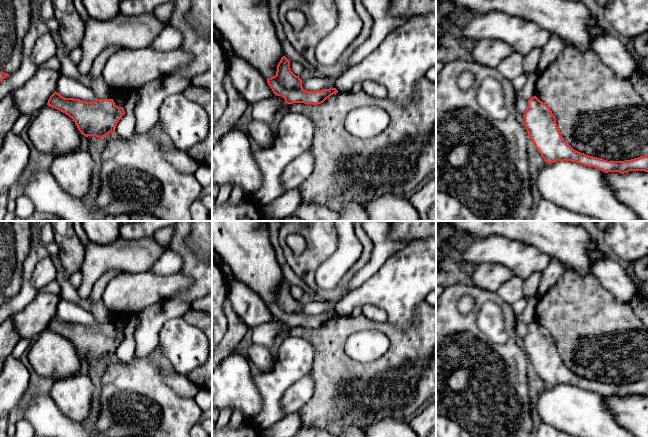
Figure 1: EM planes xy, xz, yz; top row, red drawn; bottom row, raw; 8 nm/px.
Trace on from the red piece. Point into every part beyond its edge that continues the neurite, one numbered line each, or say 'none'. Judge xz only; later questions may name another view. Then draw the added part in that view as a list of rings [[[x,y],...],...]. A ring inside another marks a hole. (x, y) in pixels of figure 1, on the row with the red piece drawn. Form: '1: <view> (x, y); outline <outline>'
none

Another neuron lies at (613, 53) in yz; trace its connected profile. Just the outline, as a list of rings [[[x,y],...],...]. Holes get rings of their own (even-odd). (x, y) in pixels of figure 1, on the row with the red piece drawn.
[[[600,25],[590,26],[588,32],[592,37],[591,50],[616,75],[629,80],[637,70],[639,63],[634,61],[627,46],[621,42],[620,37],[612,35]]]

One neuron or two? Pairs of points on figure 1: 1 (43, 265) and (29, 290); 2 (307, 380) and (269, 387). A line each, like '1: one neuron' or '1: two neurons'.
1: two neurons
2: two neurons

